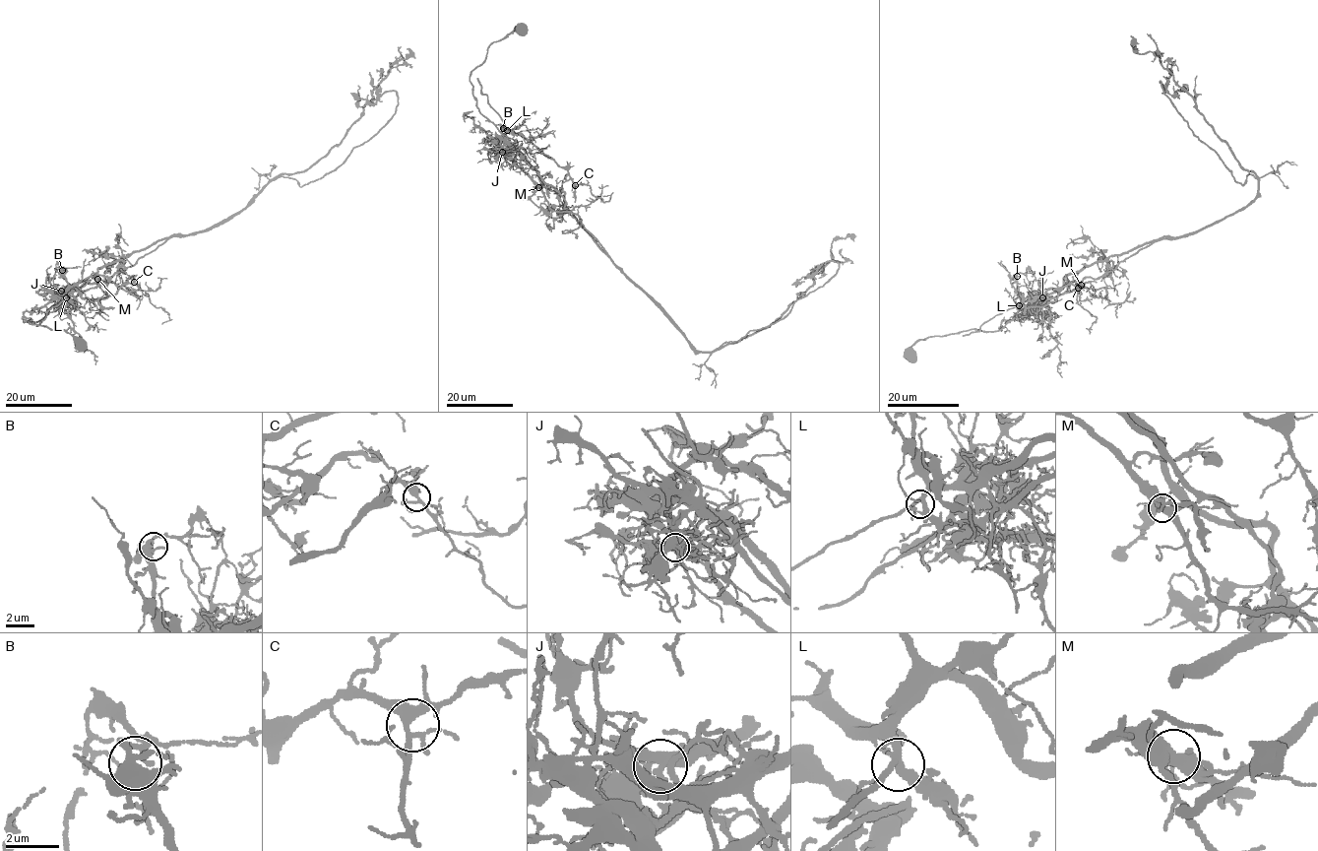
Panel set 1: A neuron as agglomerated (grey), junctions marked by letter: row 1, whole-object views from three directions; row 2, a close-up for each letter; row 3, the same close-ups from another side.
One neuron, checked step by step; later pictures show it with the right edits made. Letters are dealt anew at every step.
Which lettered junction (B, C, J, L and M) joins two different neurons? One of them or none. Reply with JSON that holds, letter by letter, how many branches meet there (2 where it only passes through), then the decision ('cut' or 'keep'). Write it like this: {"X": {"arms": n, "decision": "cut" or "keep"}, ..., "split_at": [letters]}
{"B": {"arms": 5, "decision": "keep"}, "C": {"arms": 5, "decision": "keep"}, "J": {"arms": 5, "decision": "cut"}, "L": {"arms": 5, "decision": "keep"}, "M": {"arms": 5, "decision": "keep"}, "split_at": ["J"]}

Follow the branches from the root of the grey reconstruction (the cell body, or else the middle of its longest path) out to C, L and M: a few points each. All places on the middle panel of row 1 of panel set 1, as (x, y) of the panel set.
C: (520, 29), (494, 41), (471, 72), (476, 106), (504, 140), (507, 132), (520, 133), (575, 185)
L: (520, 29), (494, 41), (486, 59), (470, 78), (478, 111), (509, 142), (502, 138), (507, 130)
M: (520, 29), (489, 46), (486, 59), (471, 72), (470, 81), (476, 106), (502, 134), (506, 154), (538, 187)

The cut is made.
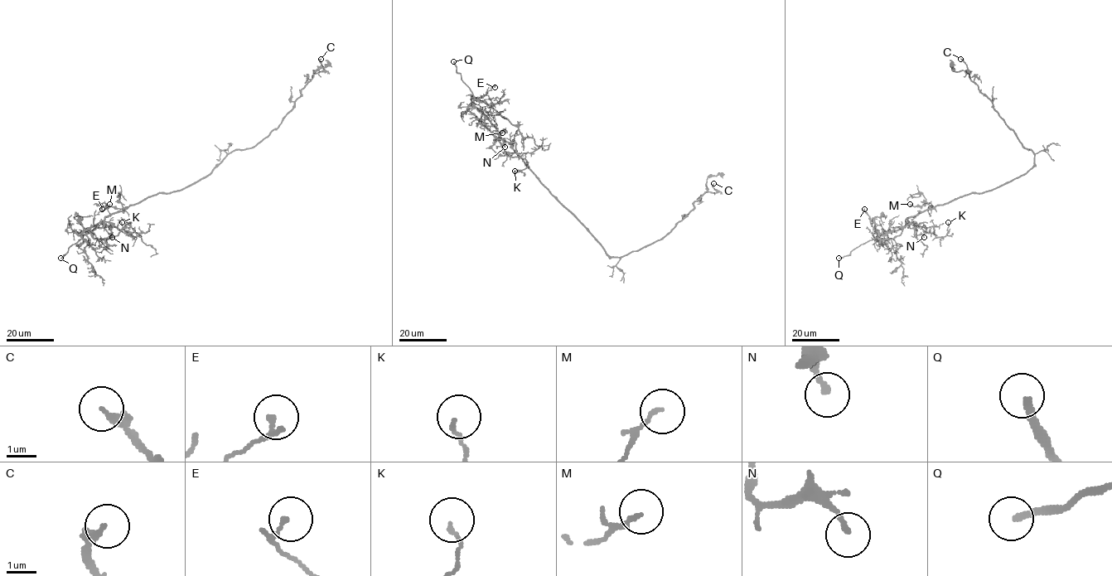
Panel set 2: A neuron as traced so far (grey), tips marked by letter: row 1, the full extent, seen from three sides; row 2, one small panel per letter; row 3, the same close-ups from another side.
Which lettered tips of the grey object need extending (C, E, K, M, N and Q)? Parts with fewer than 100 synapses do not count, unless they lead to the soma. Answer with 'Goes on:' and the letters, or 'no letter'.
Goes on: Q

